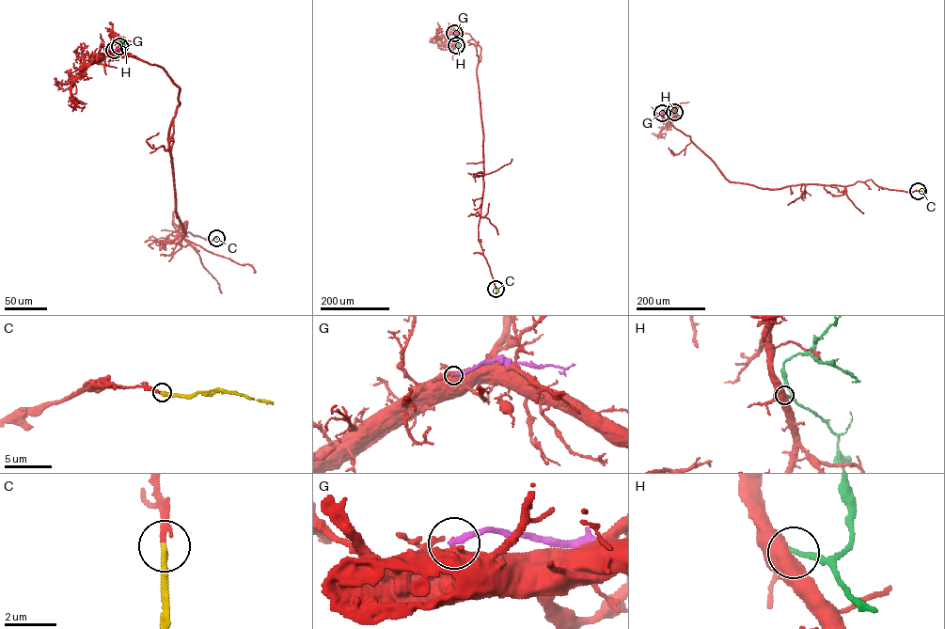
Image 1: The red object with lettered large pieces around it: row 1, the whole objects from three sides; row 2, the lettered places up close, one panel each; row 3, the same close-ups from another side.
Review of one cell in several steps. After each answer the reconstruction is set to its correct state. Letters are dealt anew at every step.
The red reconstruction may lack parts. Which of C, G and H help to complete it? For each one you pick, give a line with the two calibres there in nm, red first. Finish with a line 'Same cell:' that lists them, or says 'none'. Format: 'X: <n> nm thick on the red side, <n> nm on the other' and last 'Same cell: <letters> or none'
C: 280 nm thick on the red side, 280 nm on the other
Same cell: C

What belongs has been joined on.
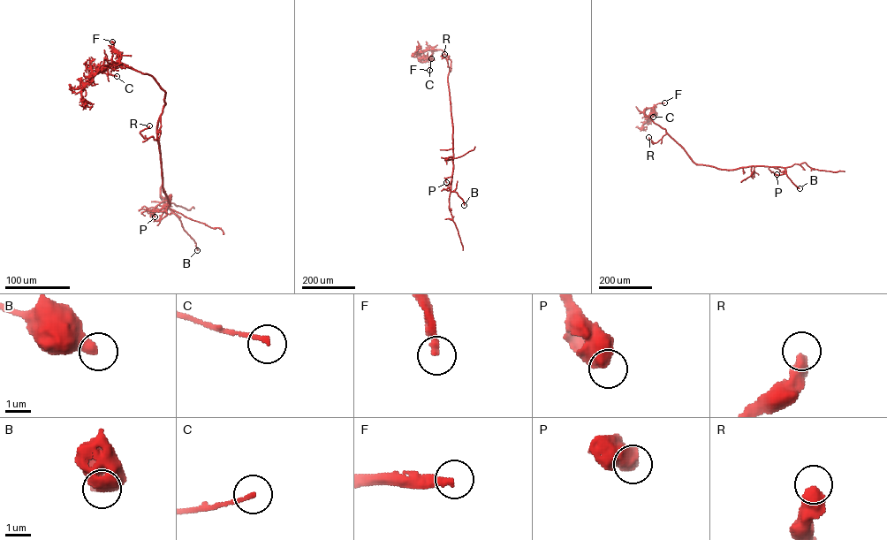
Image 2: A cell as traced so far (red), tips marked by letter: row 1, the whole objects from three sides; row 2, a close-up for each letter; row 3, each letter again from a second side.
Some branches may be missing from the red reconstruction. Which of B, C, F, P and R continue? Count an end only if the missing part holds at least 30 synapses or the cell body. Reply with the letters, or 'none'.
F

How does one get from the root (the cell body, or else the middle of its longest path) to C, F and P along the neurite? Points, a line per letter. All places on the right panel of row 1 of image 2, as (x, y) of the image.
C: (714, 167), (696, 164), (665, 129), (645, 116), (644, 111), (647, 116), (651, 113), (653, 117)
F: (714, 167), (696, 164), (665, 129), (644, 116), (648, 108), (664, 102)
P: (714, 167), (731, 170), (766, 166), (777, 174)

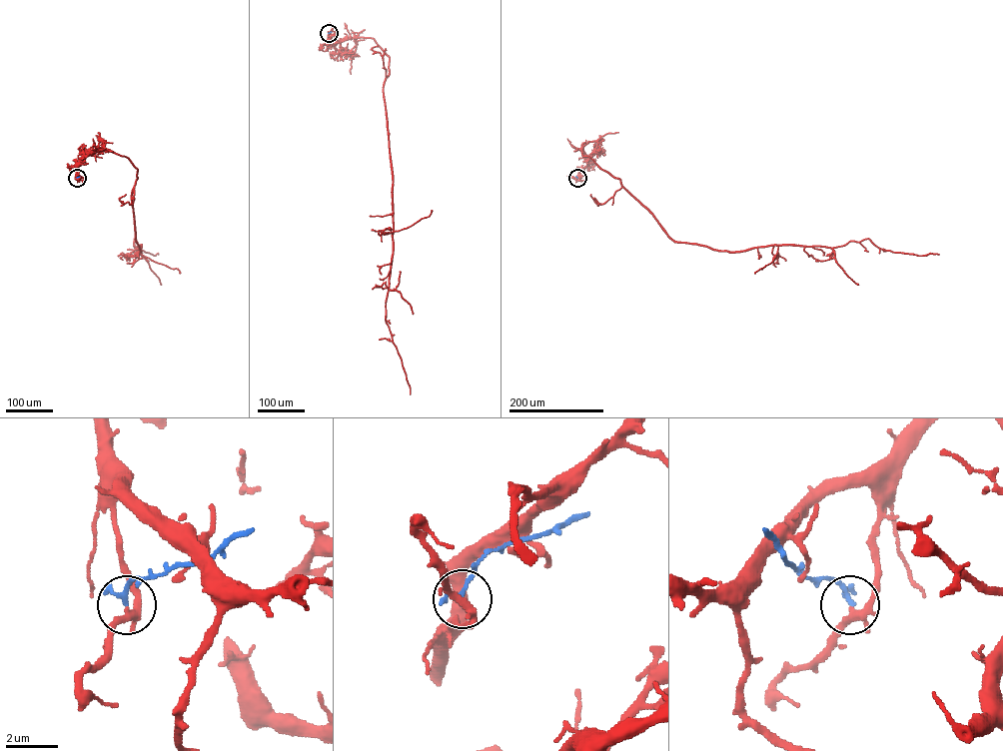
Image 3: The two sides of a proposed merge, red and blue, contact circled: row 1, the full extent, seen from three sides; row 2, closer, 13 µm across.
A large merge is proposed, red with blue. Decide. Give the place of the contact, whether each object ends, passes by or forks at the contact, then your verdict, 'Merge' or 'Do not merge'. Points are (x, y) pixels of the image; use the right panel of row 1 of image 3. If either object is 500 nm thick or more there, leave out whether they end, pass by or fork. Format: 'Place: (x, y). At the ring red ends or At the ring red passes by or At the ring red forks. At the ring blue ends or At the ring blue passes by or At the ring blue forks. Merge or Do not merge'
Place: (577, 178). At the ring red forks. At the ring blue ends. Do not merge

